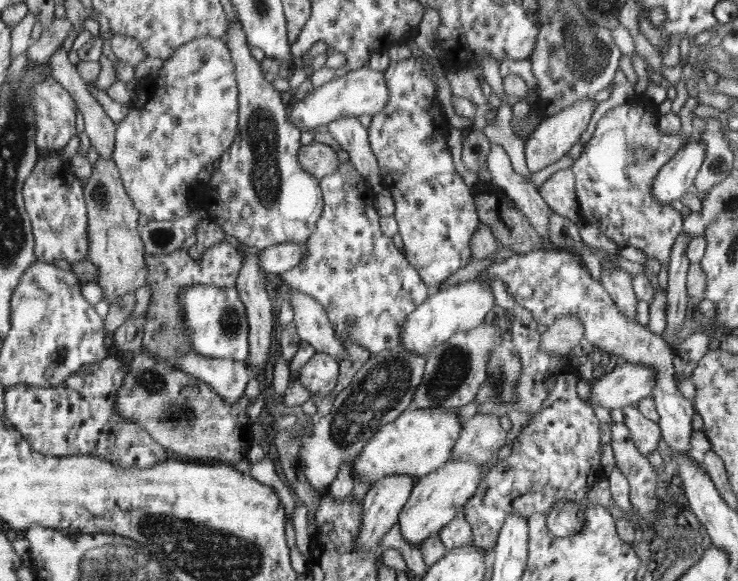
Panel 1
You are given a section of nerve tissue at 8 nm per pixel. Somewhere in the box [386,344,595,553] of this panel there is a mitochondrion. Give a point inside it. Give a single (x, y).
(496, 392)

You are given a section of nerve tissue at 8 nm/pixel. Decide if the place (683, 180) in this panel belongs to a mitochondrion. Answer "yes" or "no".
no

